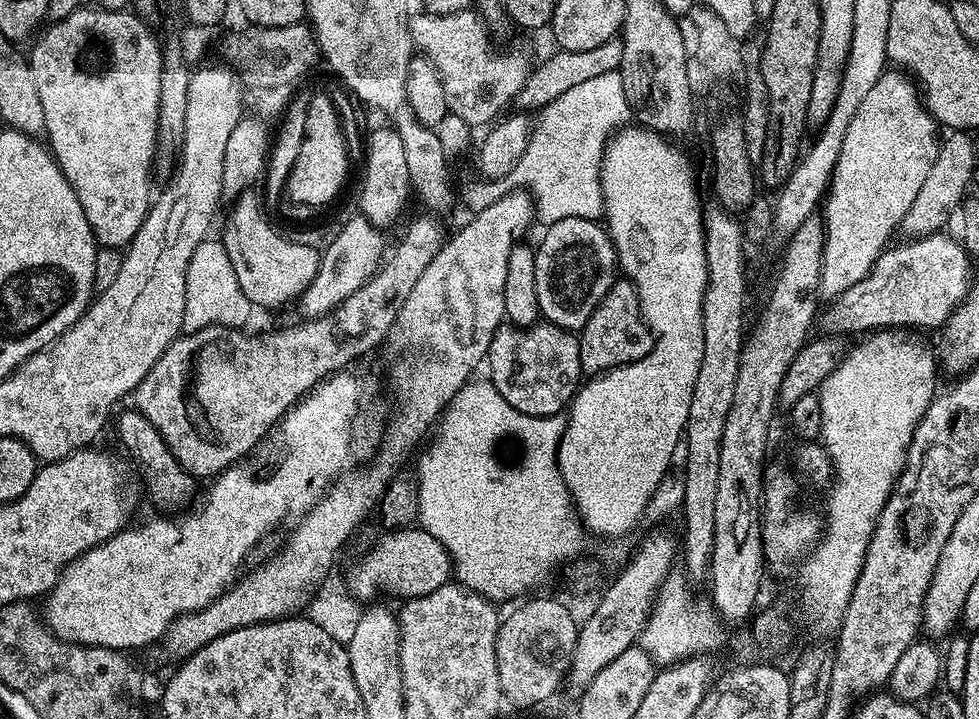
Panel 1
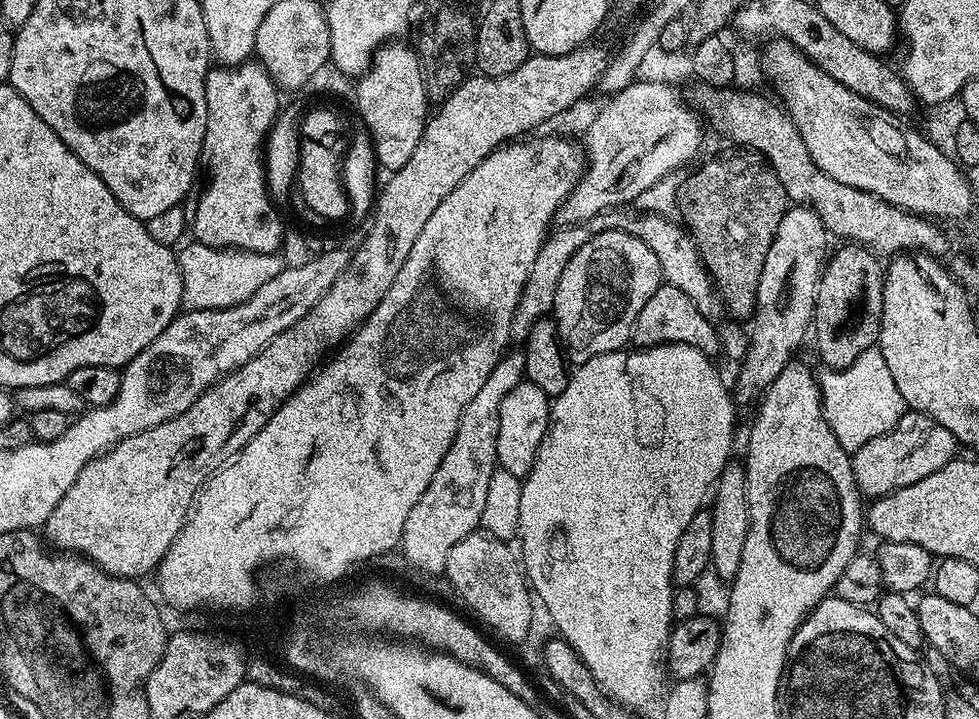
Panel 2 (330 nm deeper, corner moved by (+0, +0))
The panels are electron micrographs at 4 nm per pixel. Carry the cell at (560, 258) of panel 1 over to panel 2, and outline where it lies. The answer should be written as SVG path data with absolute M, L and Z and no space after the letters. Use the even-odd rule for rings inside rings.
M610 230L590 238L570 258L562 278L558 280L558 290L554 294L554 306L550 310L556 322L556 332L560 335L561 345L567 359L573 365L584 364L590 358L607 352L619 352L631 341L632 327L642 306L646 306L650 294L658 290L662 283L662 273L654 250L646 242L638 242L634 234Z

